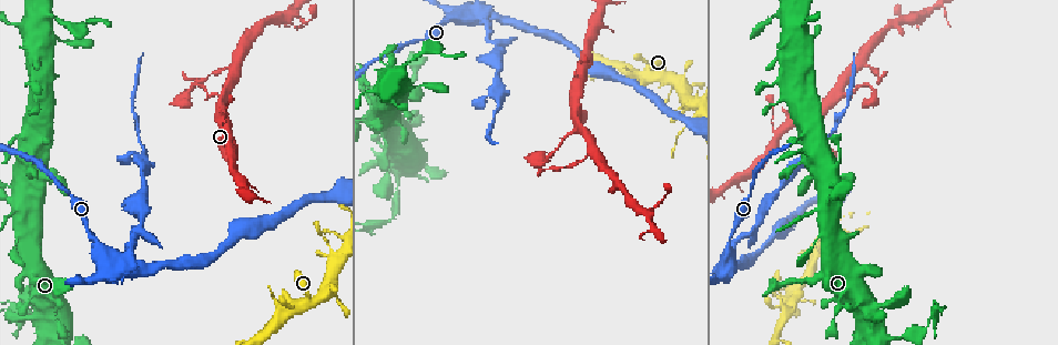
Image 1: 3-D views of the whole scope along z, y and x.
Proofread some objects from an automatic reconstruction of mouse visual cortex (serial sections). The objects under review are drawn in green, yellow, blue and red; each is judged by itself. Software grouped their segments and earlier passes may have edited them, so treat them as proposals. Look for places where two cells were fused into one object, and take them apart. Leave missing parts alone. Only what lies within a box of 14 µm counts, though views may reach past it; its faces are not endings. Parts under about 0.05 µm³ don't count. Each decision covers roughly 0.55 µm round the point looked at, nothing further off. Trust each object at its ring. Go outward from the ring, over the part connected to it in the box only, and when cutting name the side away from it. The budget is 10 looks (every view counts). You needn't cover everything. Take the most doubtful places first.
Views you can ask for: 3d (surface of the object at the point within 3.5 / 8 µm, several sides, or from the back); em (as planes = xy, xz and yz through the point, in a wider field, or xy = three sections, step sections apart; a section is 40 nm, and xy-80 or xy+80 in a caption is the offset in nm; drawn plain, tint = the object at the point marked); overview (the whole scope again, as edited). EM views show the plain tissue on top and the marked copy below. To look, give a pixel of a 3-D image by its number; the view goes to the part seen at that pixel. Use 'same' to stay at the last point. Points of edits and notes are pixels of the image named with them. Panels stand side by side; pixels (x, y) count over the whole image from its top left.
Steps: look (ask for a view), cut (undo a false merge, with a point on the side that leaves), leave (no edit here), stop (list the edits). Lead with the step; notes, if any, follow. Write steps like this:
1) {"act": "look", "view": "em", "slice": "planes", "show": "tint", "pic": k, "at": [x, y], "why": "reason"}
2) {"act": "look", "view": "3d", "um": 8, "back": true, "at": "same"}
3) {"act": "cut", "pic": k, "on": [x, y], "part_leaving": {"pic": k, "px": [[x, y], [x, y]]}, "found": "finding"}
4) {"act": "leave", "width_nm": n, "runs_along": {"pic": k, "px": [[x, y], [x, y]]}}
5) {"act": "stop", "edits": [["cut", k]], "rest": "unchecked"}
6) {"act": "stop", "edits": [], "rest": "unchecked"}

{"act": "look", "view": "3d", "um": 3.5, "pic": 1, "at": [139, 232], "why": "abrupt turn"}

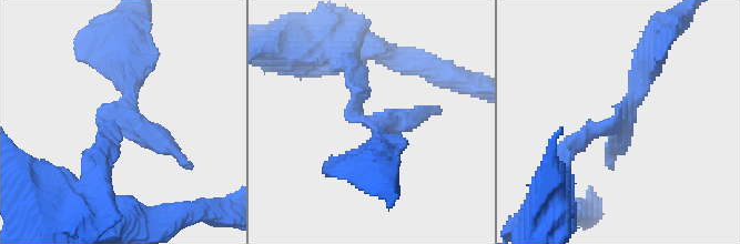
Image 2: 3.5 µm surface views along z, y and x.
{"act": "look", "view": "em", "slice": "xy", "step": 5, "show": "tint", "pic": 2, "at": [371, 123], "why": "now the EM"}

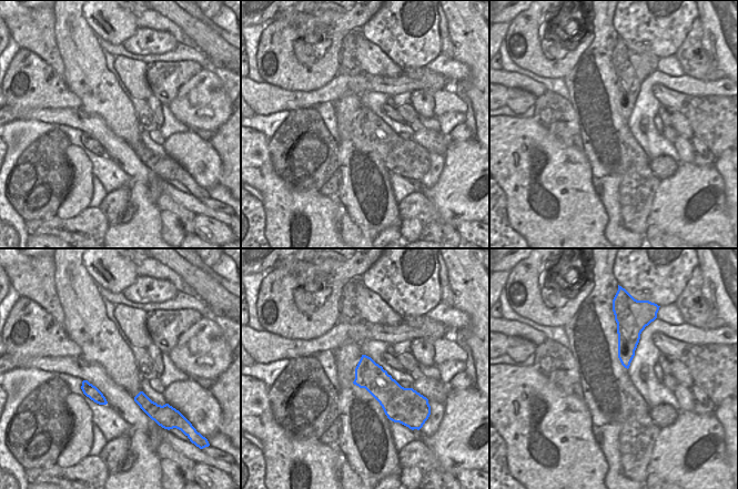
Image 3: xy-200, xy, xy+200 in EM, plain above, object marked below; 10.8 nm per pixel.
{"act": "leave", "runs_along": {"pic": 2, "px": [[569, 150], [618, 123], [652, 48]]}, "found": "all the same cell"}

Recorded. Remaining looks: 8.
{"act": "look", "view": "3d", "um": 3.5, "pic": 1, "at": [500, 105]}

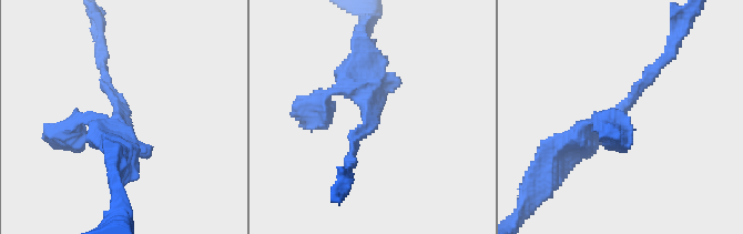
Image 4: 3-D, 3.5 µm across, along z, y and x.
{"act": "leave", "runs_along": {"pic": 4, "px": [[563, 143], [583, 143], [669, 54]]}, "found": "continuous, no second cell"}

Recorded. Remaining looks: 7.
{"act": "look", "view": "3d", "um": 8, "back": true, "pic": 1, "at": [17, 25], "why": "calibre changes"}

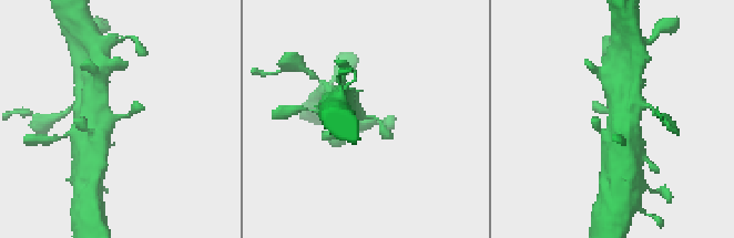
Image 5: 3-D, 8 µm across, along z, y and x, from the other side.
{"act": "look", "view": "em", "slice": "xy", "step": 5, "show": "tint", "pic": 5, "at": [364, 116]}

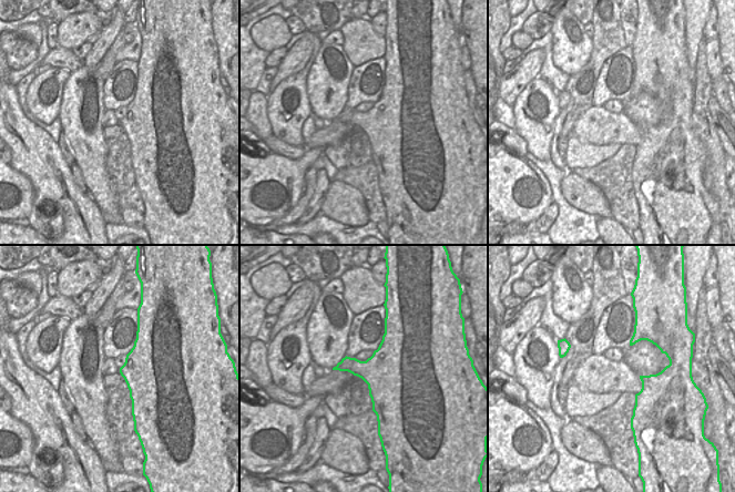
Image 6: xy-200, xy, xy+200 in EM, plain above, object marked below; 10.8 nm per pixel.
{"act": "leave", "runs_along": {"pic": 5, "px": [[339, 106], [374, 117], [386, 135]]}, "found": "continuous, no second cell"}

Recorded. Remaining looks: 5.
{"act": "look", "view": "3d", "um": 3.5, "pic": 1, "at": [863, 62], "why": "arms part here"}

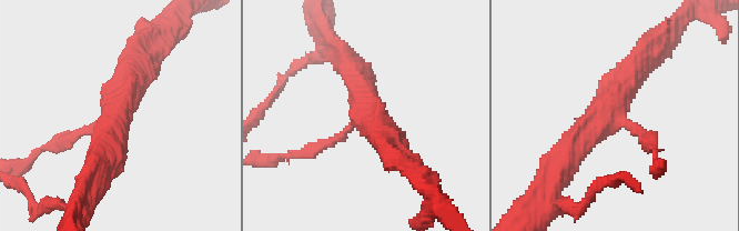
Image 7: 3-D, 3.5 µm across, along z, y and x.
{"act": "look", "view": "em", "slice": "xy", "step": 3, "show": "tint", "pic": 7, "at": [119, 108], "arms": 3, "arm_widths_nm": [150, 400, 400]}

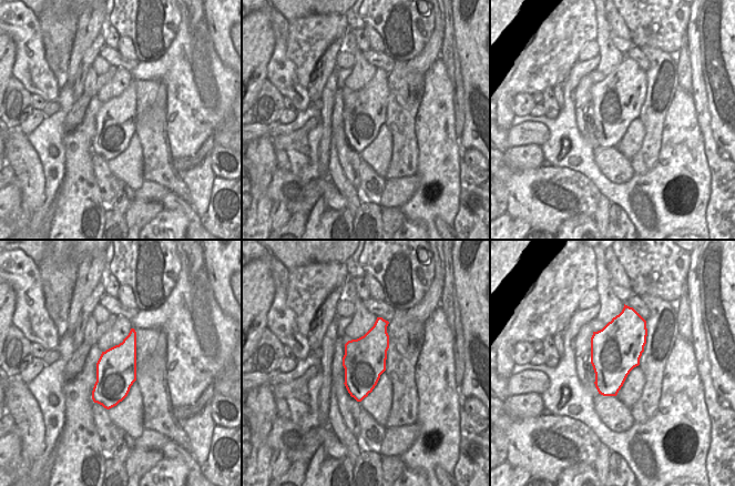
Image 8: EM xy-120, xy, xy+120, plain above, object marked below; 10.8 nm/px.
{"act": "leave", "runs_along": {"pic": 7, "px": [[563, 163], [639, 64], [651, 58]]}, "found": "all the same cell"}

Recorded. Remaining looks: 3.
{"act": "stop", "edits": [], "rest": "unchecked"}

